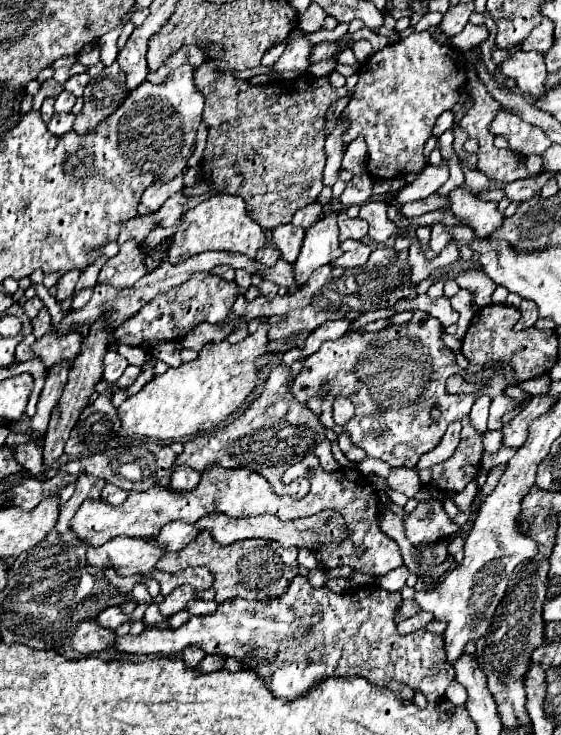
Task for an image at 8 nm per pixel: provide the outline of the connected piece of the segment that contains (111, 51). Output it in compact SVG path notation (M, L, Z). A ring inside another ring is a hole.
M129 14L123 18L119 28L112 30L105 34L97 41L97 46L100 49L100 58L105 66L110 66L117 57L119 48L117 46L117 40L125 23L129 20Z

